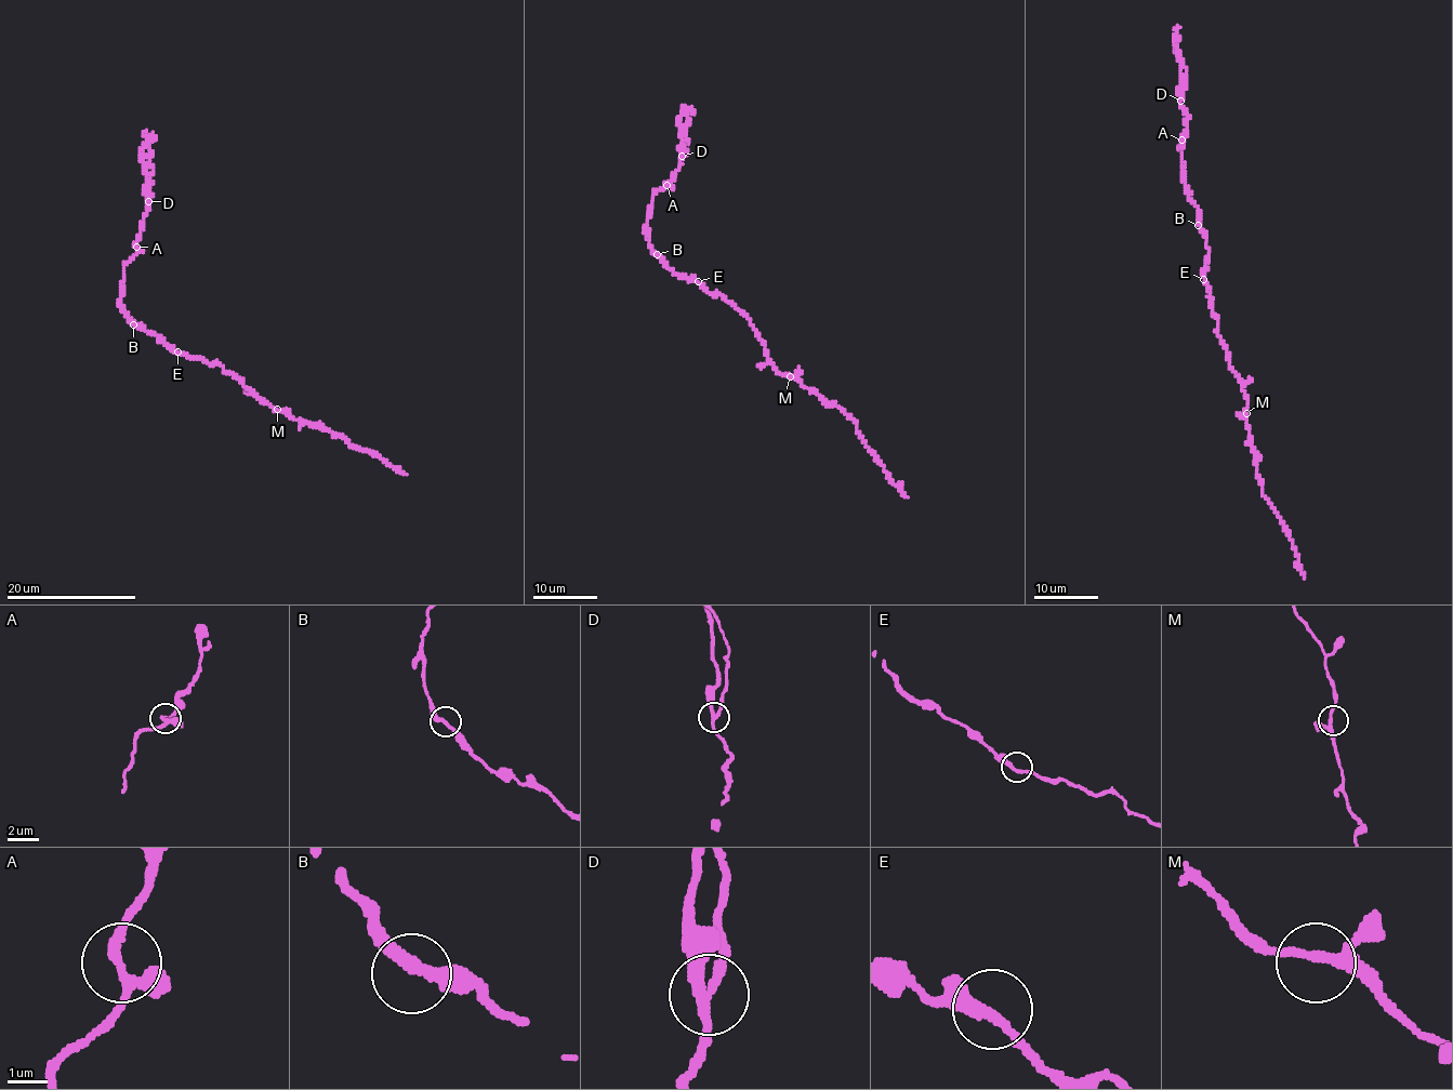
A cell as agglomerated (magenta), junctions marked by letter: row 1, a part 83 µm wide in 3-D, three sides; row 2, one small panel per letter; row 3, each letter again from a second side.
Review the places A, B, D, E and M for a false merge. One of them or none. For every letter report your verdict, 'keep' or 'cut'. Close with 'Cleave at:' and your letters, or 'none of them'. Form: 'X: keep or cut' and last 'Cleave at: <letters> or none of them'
A: keep
B: keep
D: cut
E: keep
M: keep
Cleave at: D

